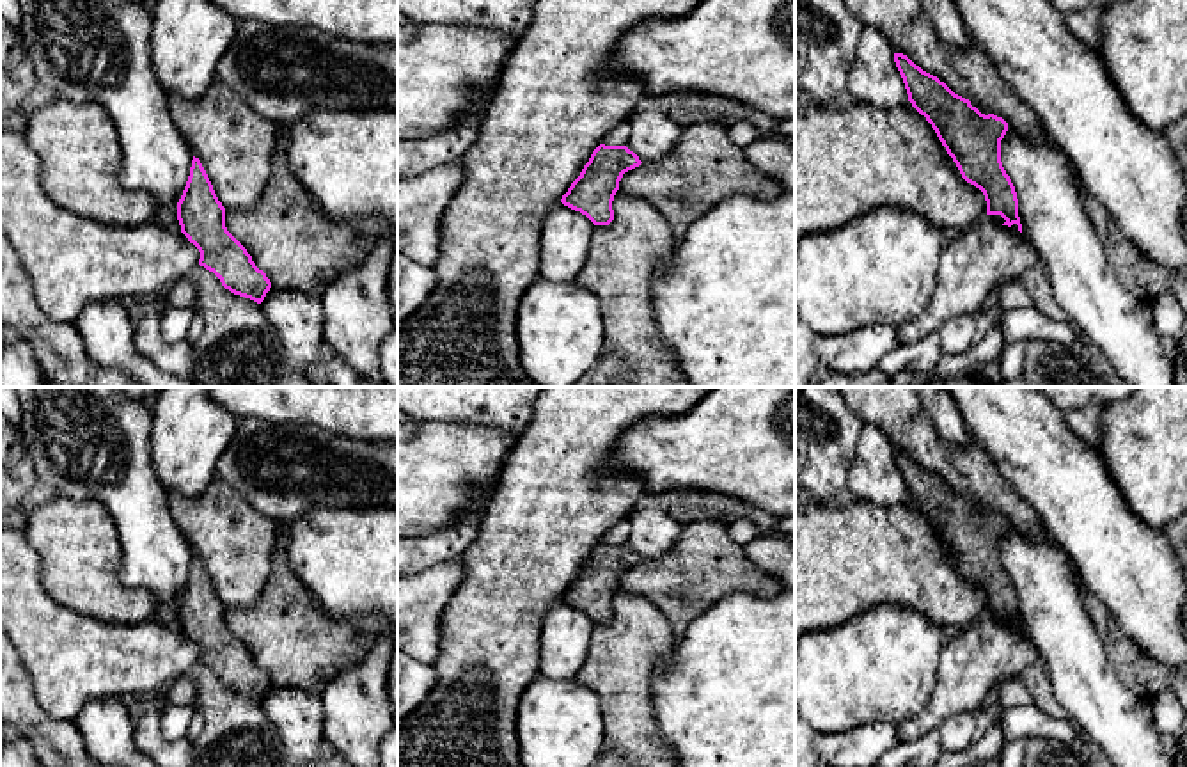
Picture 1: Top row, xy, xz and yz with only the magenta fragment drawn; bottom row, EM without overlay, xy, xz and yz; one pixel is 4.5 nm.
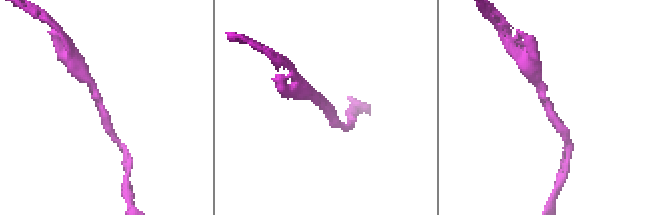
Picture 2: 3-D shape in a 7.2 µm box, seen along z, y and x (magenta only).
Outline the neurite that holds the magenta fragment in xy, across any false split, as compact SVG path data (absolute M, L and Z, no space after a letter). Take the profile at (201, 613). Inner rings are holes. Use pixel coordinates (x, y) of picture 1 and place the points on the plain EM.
M195 554L177 600L177 618L181 630L200 650L199 662L213 669L225 687L257 701L264 698L271 680L255 664L247 646L227 629L225 605Z

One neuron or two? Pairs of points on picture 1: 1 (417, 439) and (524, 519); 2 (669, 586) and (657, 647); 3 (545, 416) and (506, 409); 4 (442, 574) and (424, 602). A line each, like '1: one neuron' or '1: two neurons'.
1: two neurons
2: two neurons
3: two neurons
4: one neuron

